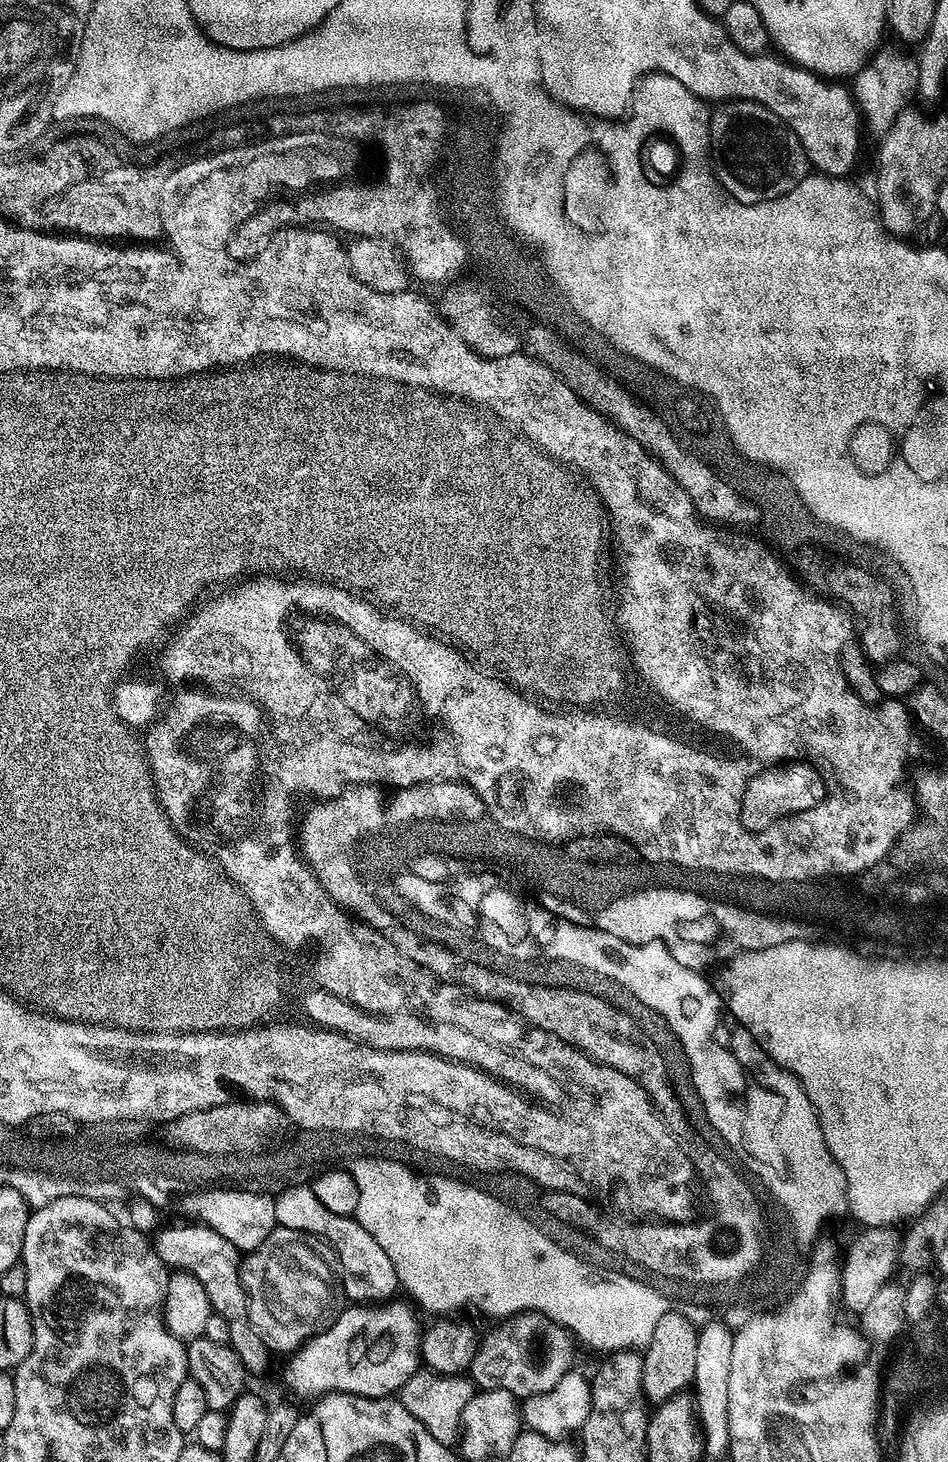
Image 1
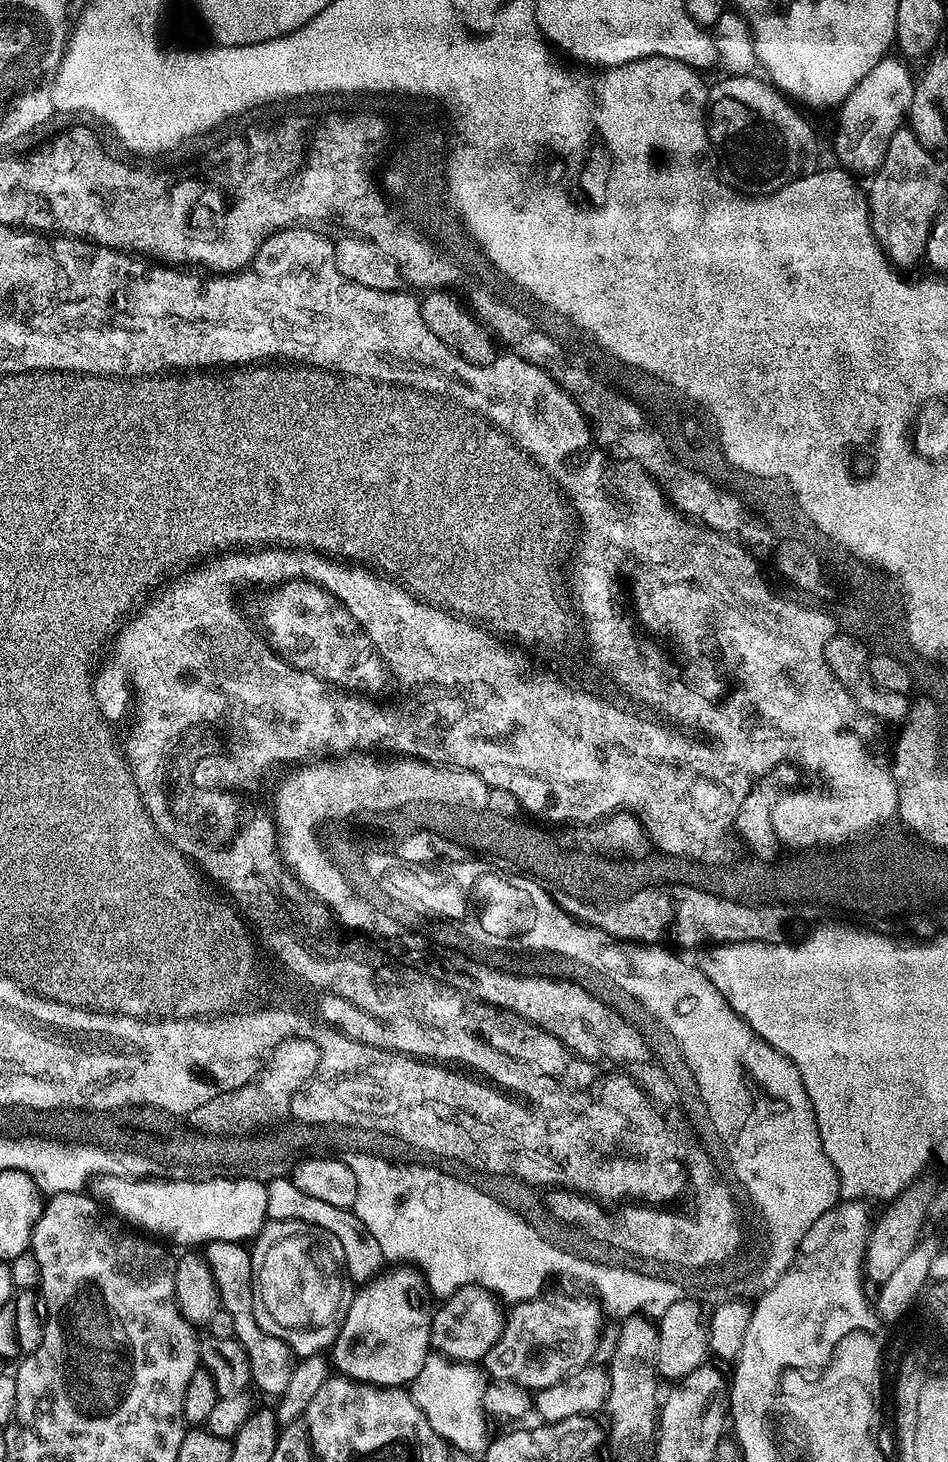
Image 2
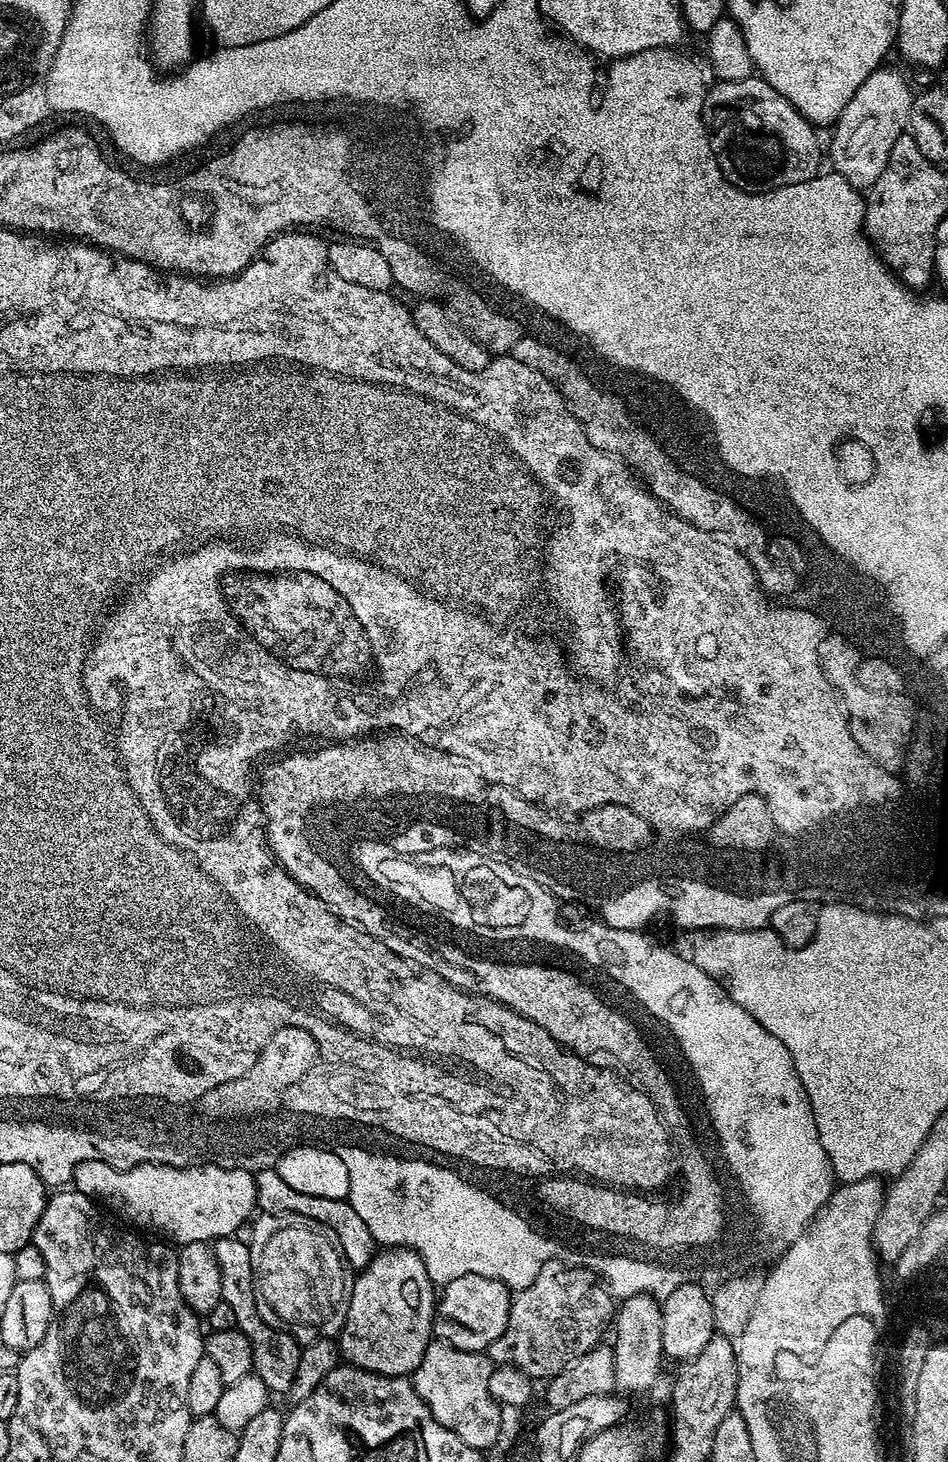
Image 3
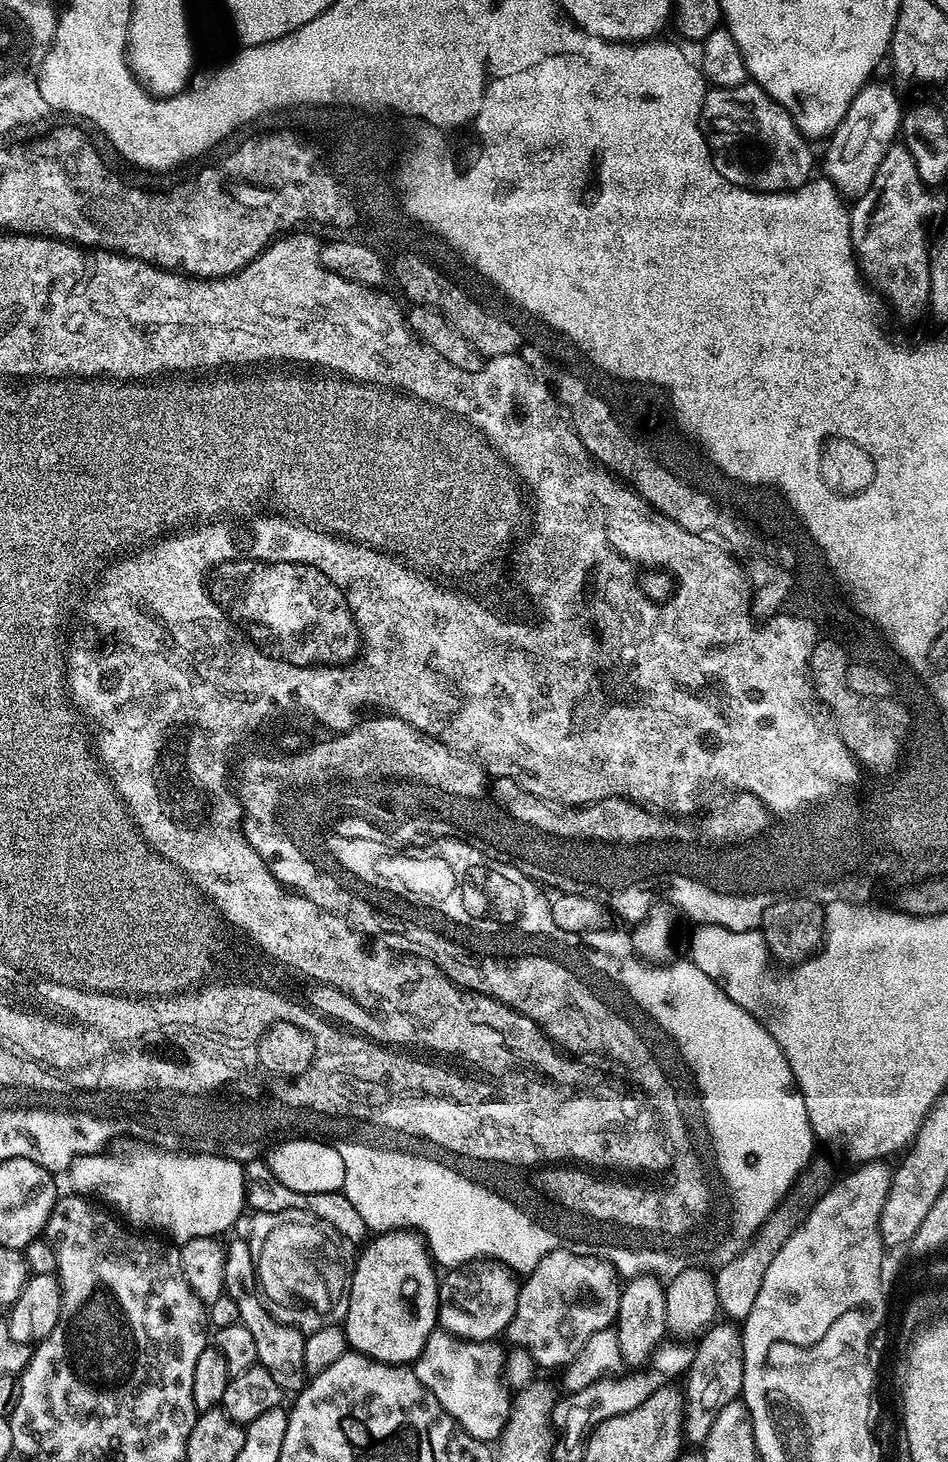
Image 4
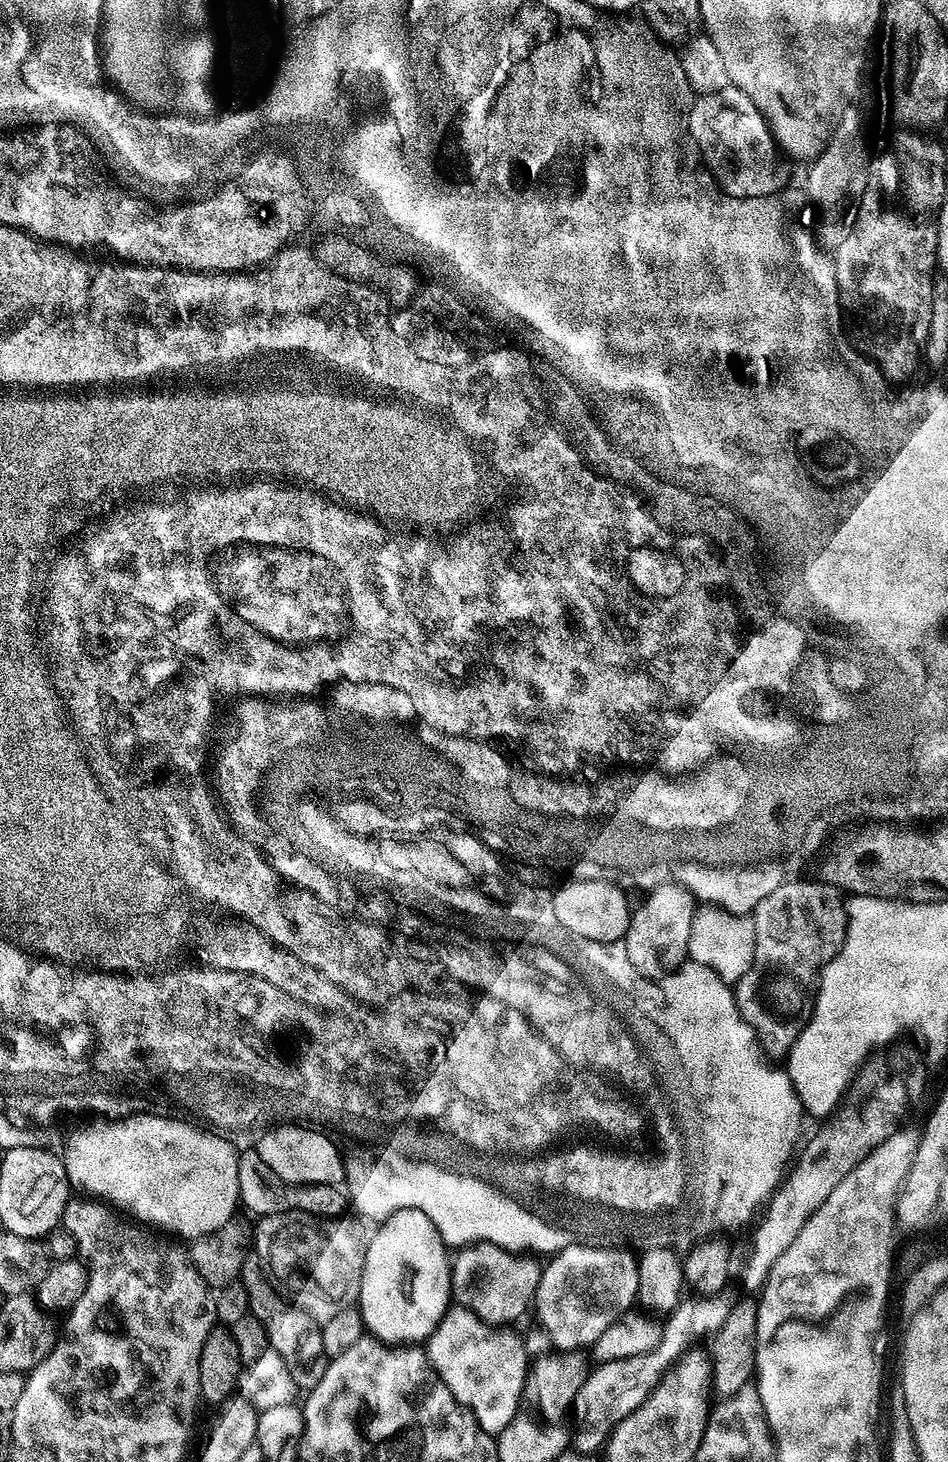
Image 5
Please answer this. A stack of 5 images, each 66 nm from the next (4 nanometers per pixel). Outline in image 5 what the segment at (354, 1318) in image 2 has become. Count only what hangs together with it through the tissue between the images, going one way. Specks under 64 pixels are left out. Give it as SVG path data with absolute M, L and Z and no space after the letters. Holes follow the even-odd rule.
M398 1210L375 1230L364 1249L360 1321L383 1344L419 1345L427 1341L450 1307L449 1249L422 1210Z

